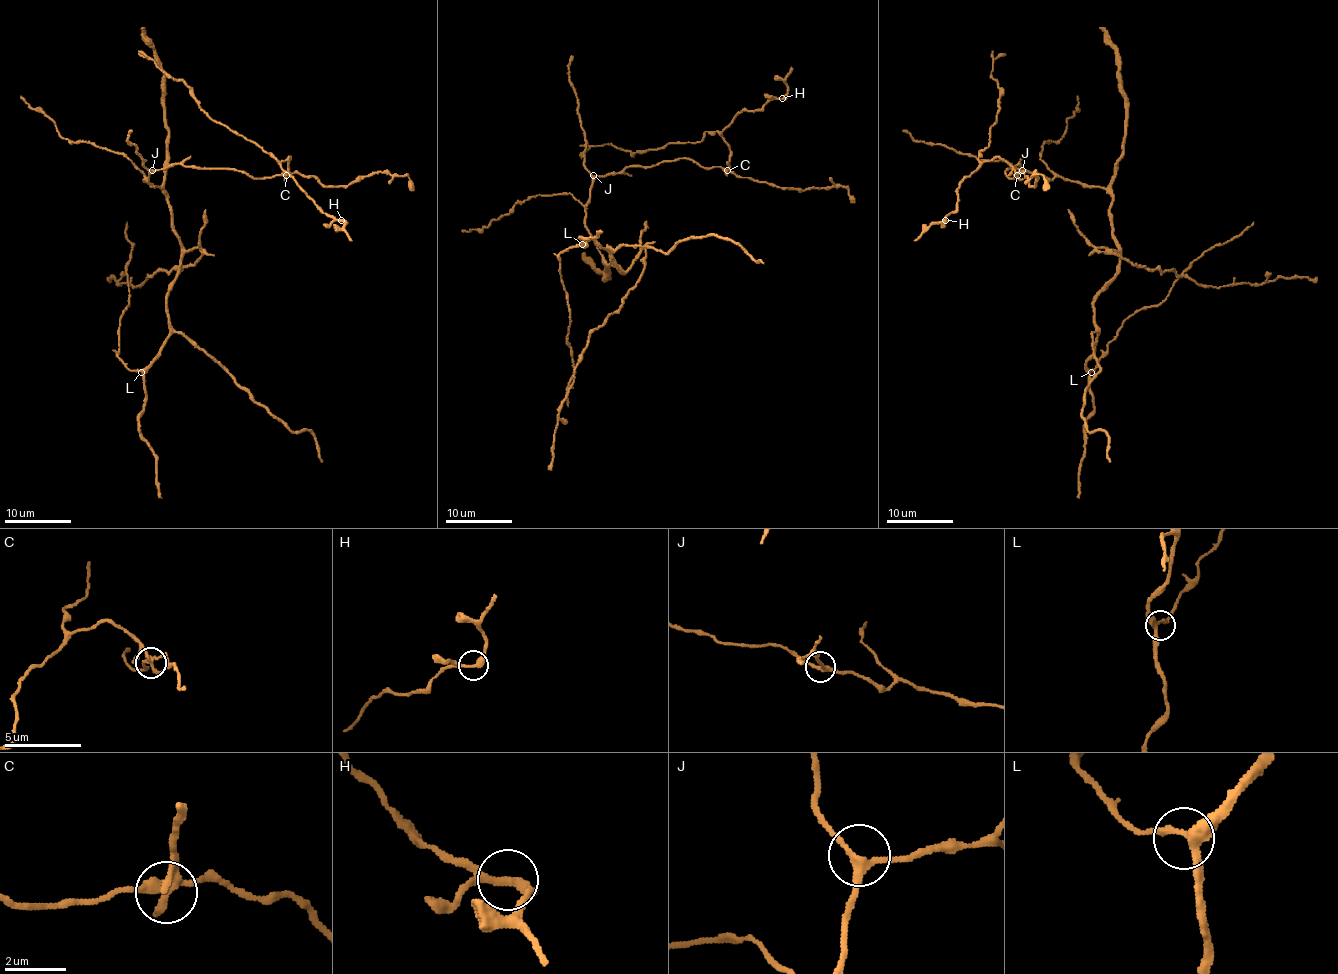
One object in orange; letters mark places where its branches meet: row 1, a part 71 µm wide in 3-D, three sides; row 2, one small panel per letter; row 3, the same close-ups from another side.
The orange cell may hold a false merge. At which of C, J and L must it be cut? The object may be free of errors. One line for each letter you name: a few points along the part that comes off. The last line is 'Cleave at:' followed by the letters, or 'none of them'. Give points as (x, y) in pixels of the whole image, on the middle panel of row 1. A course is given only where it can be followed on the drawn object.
C: foreign part runs (727, 170), (730, 152), (717, 132), (707, 132), (700, 142), (670, 142), (642, 152), (595, 145), (580, 157)
Cleave at: C

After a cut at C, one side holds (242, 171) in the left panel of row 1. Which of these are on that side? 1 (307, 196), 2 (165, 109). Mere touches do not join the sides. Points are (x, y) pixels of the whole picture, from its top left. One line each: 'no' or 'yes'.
1: no
2: yes

